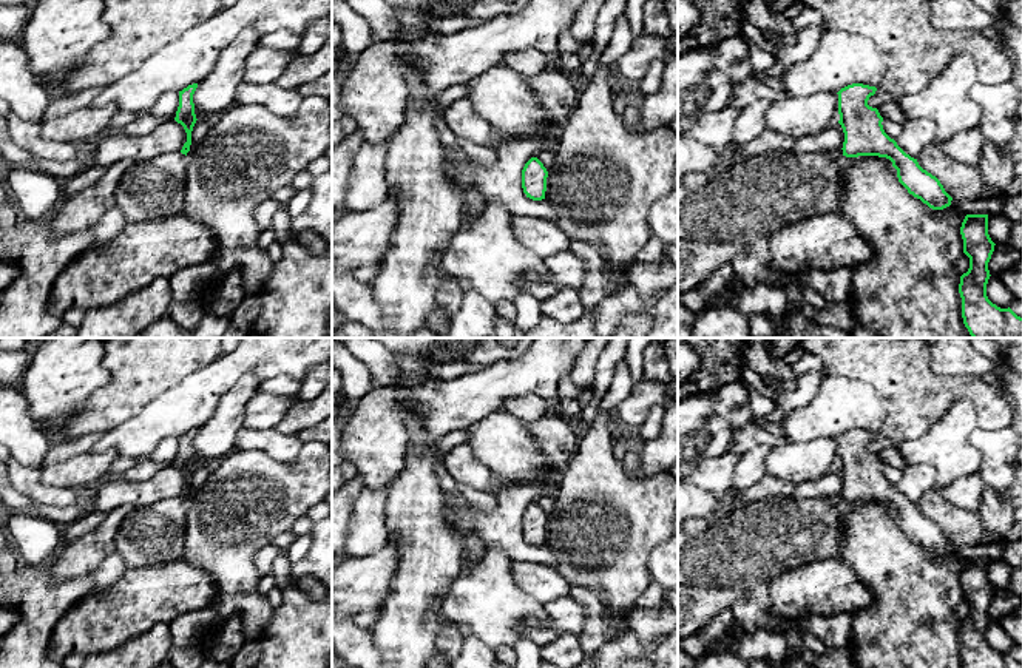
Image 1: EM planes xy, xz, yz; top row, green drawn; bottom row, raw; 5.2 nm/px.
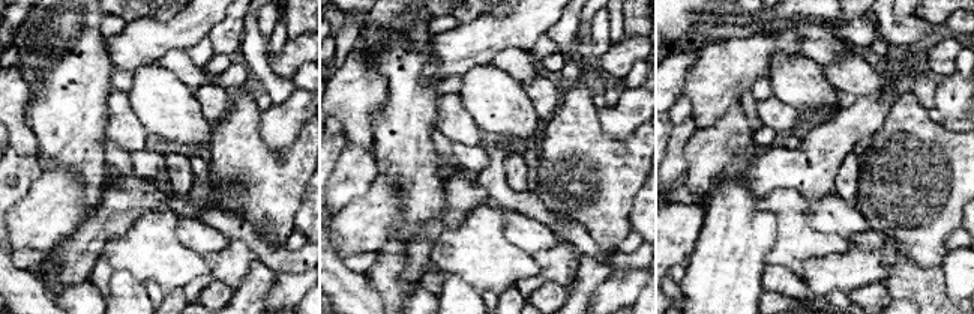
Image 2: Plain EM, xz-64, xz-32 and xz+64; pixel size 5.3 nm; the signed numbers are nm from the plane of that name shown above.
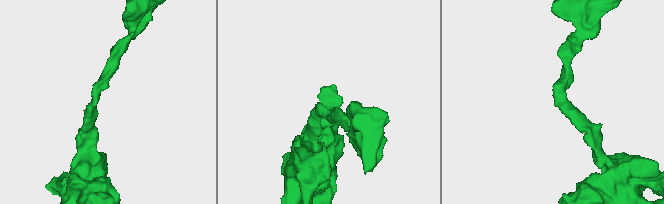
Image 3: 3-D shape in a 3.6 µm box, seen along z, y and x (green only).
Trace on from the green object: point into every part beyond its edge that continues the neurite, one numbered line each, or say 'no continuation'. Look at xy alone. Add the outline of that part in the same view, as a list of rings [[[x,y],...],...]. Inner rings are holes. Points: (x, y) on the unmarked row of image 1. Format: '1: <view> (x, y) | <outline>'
no continuation

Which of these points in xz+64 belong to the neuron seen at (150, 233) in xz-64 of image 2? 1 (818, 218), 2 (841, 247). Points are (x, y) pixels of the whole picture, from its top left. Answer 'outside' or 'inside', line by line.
1: outside
2: inside

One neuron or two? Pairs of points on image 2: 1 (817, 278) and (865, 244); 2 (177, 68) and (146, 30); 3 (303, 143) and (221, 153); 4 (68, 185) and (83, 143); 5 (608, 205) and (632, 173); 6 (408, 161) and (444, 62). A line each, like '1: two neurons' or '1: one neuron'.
1: two neurons
2: two neurons
3: one neuron
4: two neurons
5: one neuron
6: two neurons

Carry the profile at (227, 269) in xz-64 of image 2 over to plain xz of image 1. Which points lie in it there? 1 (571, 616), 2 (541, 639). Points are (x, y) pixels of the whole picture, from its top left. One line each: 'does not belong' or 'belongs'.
1: belongs
2: belongs

